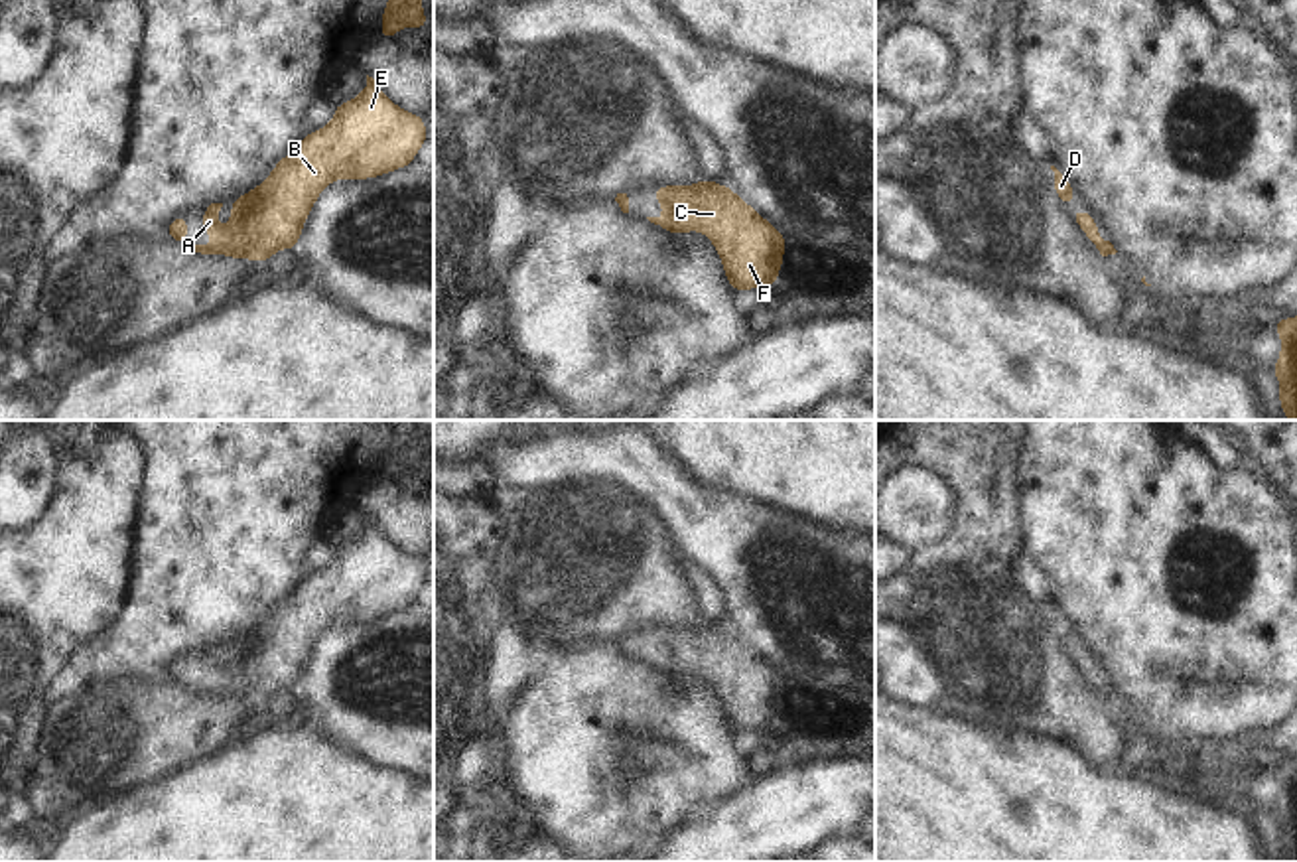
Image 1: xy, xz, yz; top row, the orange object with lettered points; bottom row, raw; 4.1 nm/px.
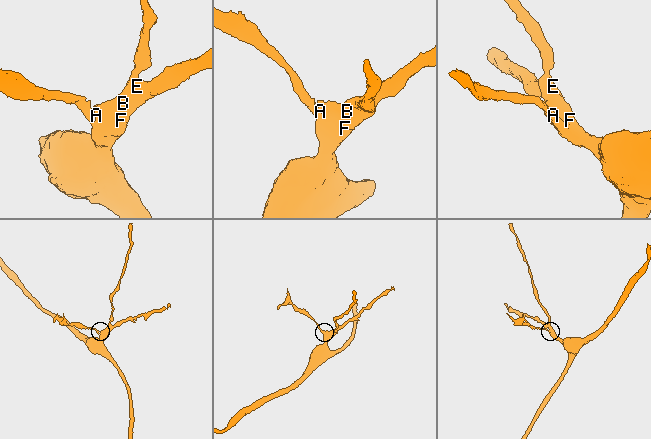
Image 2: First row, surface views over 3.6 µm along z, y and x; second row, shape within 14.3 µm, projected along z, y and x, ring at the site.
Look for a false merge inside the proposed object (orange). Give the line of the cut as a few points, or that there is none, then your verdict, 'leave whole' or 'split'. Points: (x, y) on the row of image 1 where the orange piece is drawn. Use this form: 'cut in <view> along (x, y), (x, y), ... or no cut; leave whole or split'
no cut; leave whole

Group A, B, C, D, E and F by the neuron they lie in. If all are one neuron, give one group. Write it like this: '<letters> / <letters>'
A B C D E F

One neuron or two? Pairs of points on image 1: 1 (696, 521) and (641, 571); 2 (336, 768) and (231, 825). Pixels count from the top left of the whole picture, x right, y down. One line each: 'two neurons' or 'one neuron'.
1: two neurons
2: one neuron

